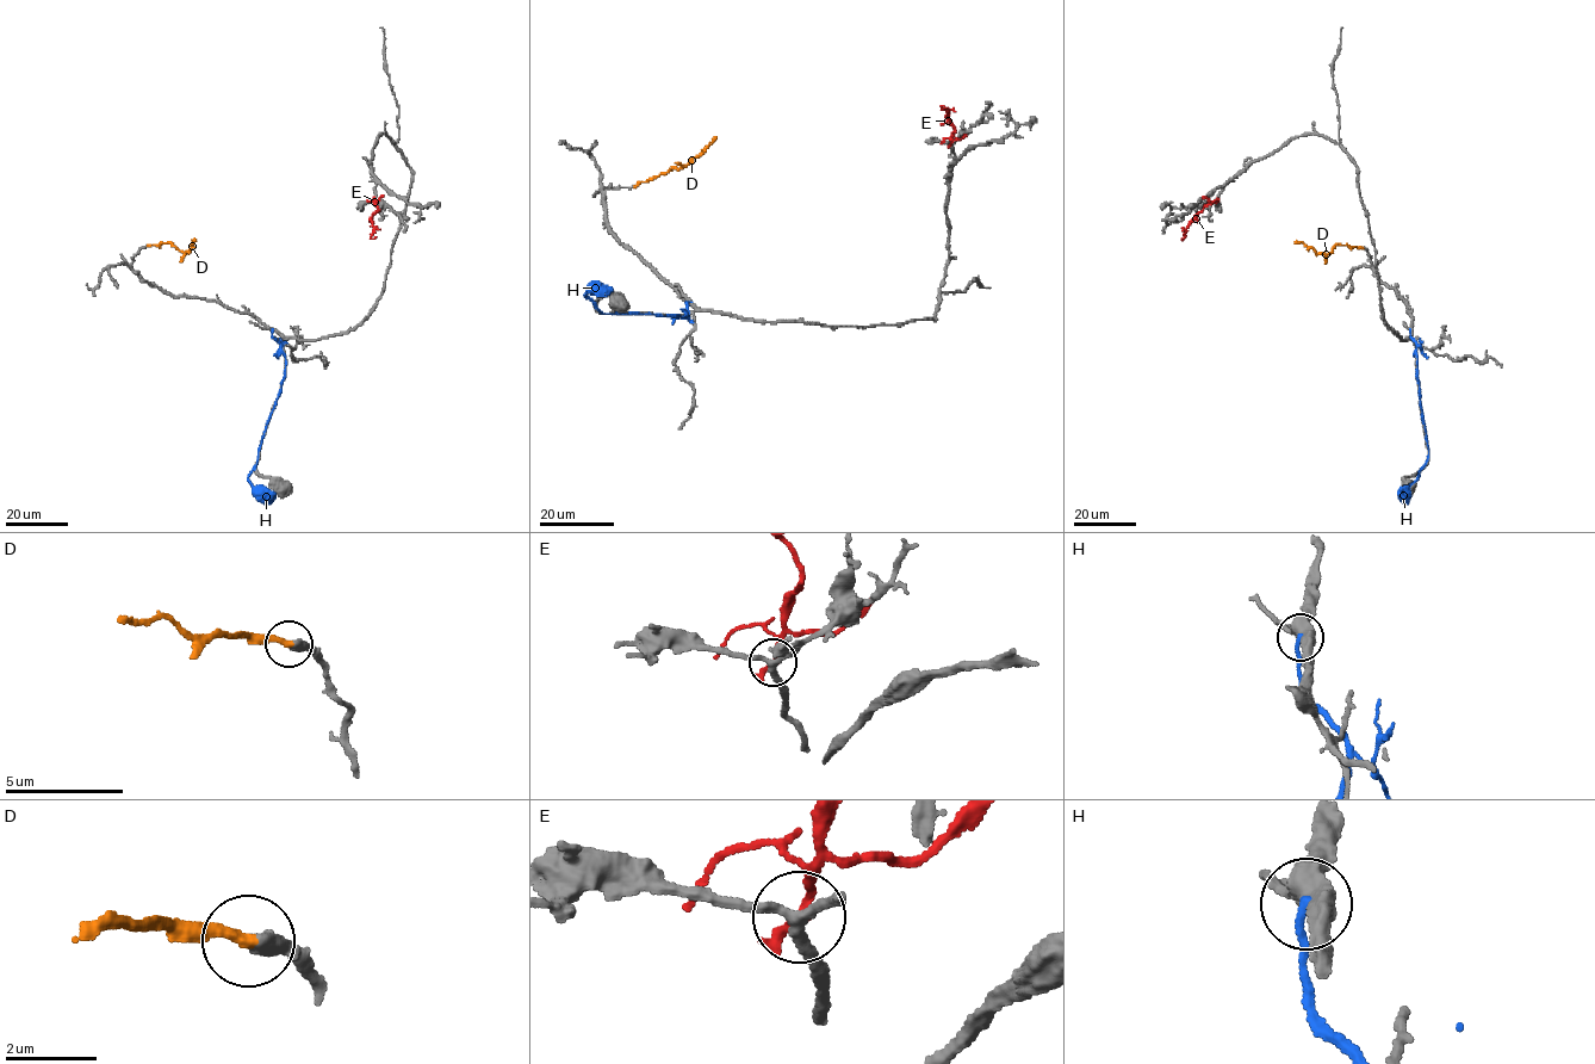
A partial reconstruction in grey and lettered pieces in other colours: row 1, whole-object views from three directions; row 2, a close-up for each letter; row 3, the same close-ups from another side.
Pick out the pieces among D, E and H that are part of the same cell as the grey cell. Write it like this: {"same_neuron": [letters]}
{"same_neuron": ["D"]}

